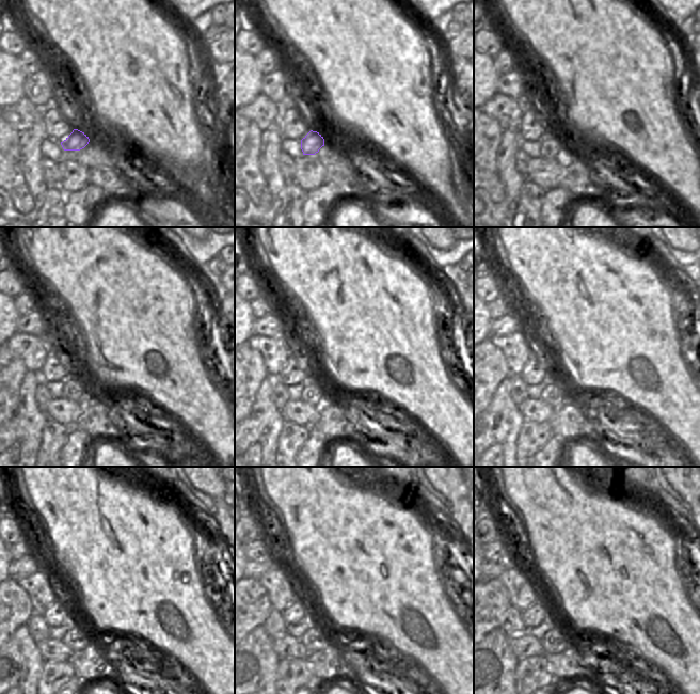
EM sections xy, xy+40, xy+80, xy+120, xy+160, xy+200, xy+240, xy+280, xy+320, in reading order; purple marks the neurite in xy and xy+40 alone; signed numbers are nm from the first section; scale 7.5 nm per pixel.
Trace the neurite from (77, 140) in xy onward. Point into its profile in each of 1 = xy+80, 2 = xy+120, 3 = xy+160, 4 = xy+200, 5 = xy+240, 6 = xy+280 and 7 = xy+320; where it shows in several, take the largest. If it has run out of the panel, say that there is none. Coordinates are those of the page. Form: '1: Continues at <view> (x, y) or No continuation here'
1: Continues at xy+80 (551, 147)
2: Continues at xy+120 (74, 389)
3: Continues at xy+160 (313, 393)
4: Continues at xy+200 (553, 394)
5: Continues at xy+240 (76, 637)
6: Continues at xy+280 (315, 639)
7: Continues at xy+320 (554, 642)

